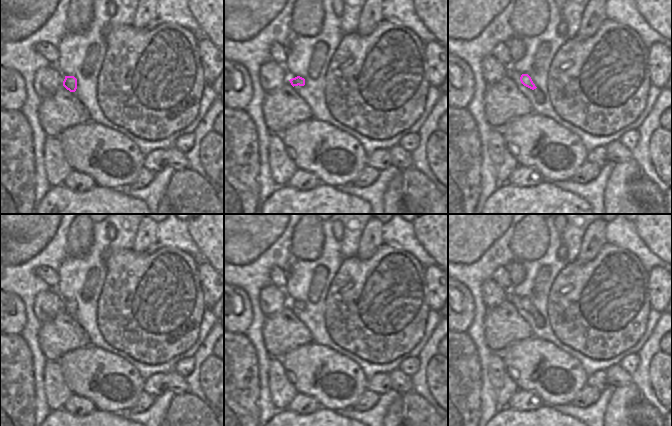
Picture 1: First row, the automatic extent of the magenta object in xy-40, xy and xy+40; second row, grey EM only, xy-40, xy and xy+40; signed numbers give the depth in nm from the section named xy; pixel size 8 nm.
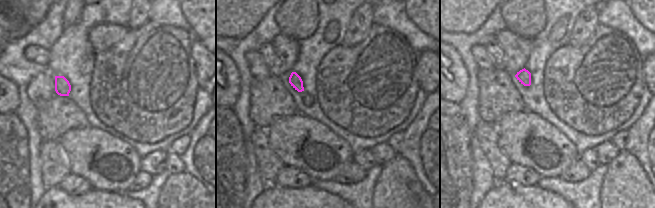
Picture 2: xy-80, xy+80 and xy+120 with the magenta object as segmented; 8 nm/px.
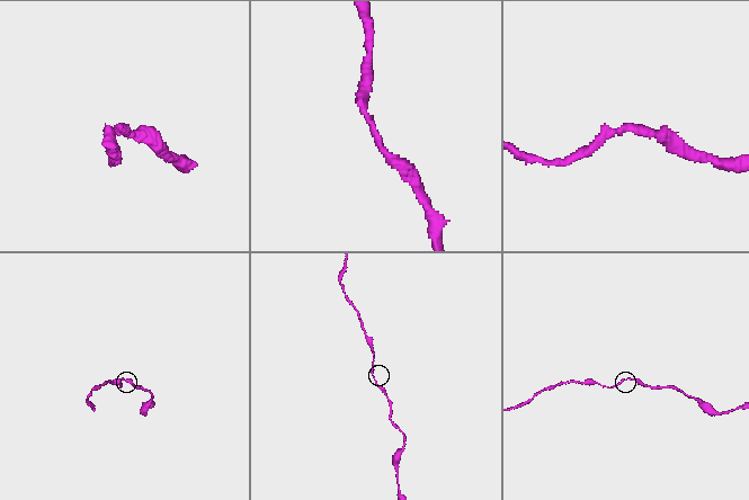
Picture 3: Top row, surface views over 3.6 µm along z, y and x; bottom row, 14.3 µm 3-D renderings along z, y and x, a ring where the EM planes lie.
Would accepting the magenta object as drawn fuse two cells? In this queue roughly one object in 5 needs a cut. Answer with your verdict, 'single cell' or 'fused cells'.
single cell

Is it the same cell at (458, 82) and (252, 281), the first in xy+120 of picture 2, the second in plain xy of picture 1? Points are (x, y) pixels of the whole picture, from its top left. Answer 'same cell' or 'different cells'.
different cells

